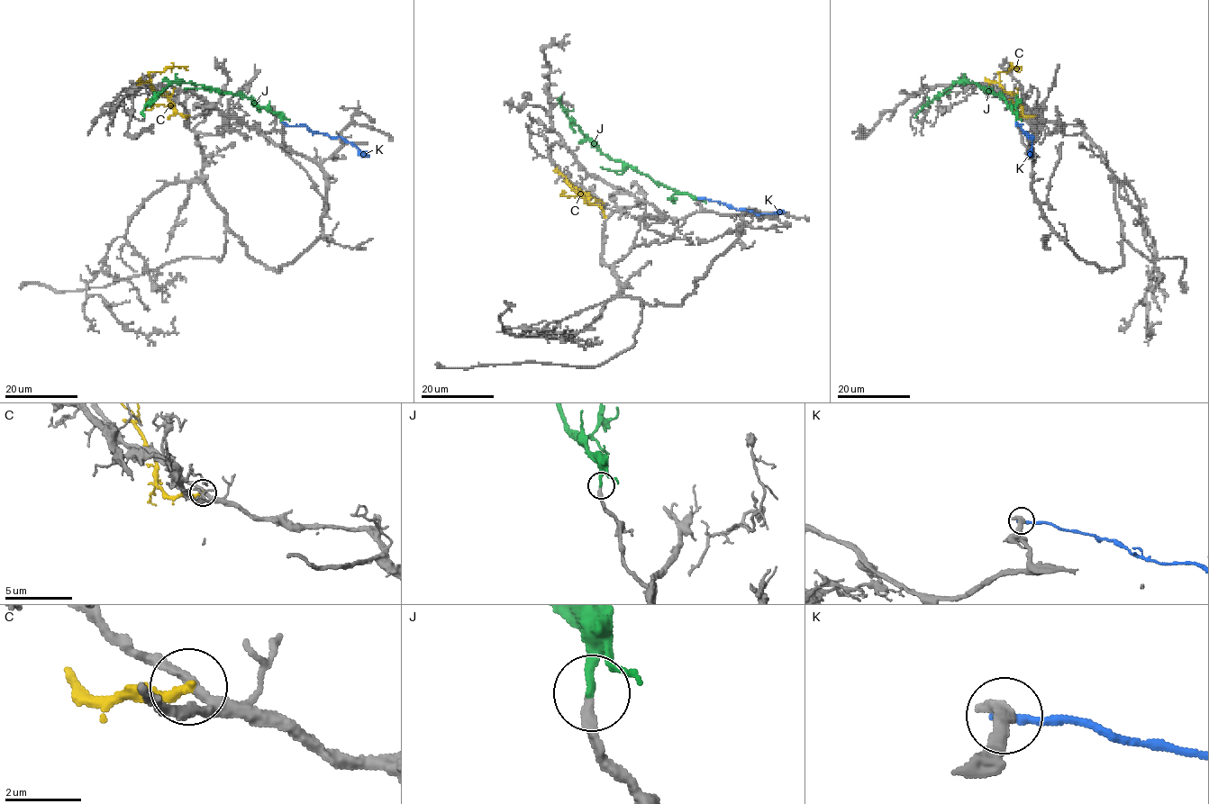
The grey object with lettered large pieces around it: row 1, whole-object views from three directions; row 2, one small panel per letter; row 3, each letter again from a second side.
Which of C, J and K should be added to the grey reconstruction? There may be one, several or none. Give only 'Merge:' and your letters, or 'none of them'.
Merge: J

